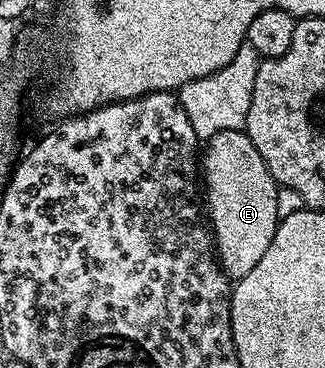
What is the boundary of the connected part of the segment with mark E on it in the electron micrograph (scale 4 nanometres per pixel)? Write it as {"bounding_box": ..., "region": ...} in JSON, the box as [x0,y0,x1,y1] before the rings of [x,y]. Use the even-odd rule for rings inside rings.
{"bounding_box":[200,129,280,283],"region":[[[241,129],[220,131],[209,137],[200,157],[200,177],[204,182],[204,209],[210,212],[208,224],[214,234],[219,266],[231,282],[237,283],[256,267],[256,263],[260,263],[264,251],[268,251],[268,243],[272,243],[272,235],[276,235],[280,220],[276,207],[279,184],[272,171],[268,171],[264,159],[260,159],[260,151],[256,151],[252,139]]]}

